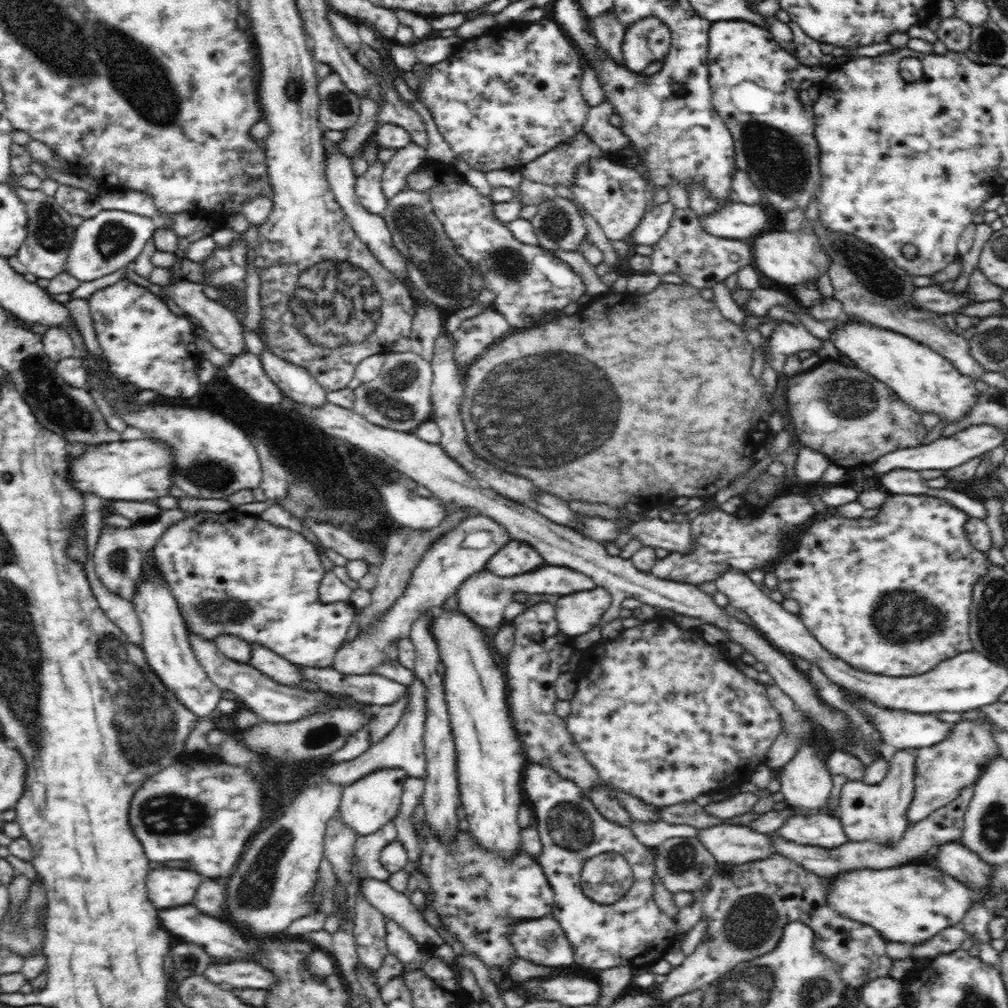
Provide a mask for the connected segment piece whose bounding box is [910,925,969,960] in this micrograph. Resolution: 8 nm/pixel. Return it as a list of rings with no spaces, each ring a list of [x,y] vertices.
[[[959,926],[948,927],[941,930],[935,937],[913,945],[911,952],[912,958],[921,960],[925,957],[937,957],[941,954],[948,954],[960,949],[962,942],[968,940],[969,934]]]

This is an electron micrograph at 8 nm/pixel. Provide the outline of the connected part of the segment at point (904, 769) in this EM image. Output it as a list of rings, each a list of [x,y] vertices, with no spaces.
[[[900,749],[889,761],[884,780],[878,784],[852,780],[843,784],[839,797],[839,820],[850,841],[875,840],[881,844],[892,844],[904,836],[910,824],[906,812],[914,796],[914,762],[915,751]]]

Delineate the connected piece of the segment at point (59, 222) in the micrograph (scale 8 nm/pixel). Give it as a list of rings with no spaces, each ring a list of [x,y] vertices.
[[[8,177],[6,183],[8,186],[12,186],[12,190],[16,190],[16,195],[20,201],[24,202],[29,218],[27,238],[16,254],[18,260],[26,266],[27,272],[31,272],[37,278],[50,280],[62,272],[68,248],[74,236],[75,229],[70,223],[71,214],[64,211],[56,203],[54,197],[46,196],[40,189],[30,190],[21,187],[12,177]]]

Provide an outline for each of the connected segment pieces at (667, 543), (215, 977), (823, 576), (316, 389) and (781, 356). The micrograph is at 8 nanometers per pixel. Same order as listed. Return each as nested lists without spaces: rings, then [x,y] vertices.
[[[644,517],[629,524],[630,537],[638,539],[642,547],[662,548],[669,552],[688,554],[694,548],[691,526],[688,521],[681,523]]]
[[[252,960],[211,963],[204,975],[214,984],[238,989],[270,990],[276,984],[276,975],[272,973],[272,970]]]
[[[932,492],[890,496],[888,506],[876,518],[822,518],[816,514],[800,528],[773,572],[778,577],[778,590],[799,605],[799,618],[828,652],[858,670],[901,678],[925,674],[940,662],[973,650],[966,634],[972,592],[988,573],[991,561],[969,542],[964,529],[969,514],[948,503],[946,497]]]
[[[266,344],[264,345],[260,359],[265,373],[287,398],[310,408],[326,404],[326,391],[306,368],[278,358],[273,352],[268,351]]]
[[[774,321],[769,340],[769,364],[777,373],[783,372],[783,366],[790,355],[796,355],[800,350],[820,352],[823,340],[815,338],[801,323],[790,325],[786,321]]]

